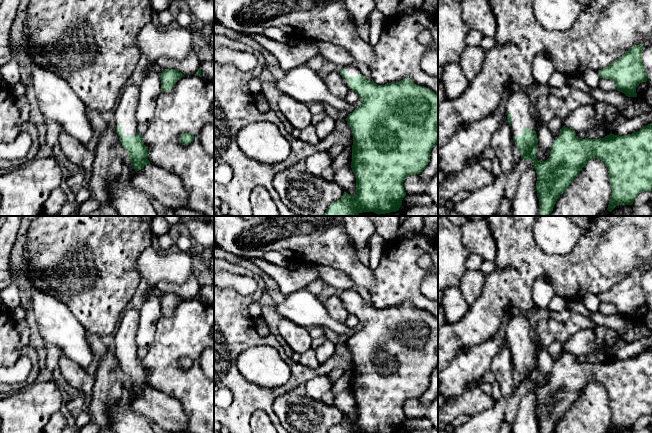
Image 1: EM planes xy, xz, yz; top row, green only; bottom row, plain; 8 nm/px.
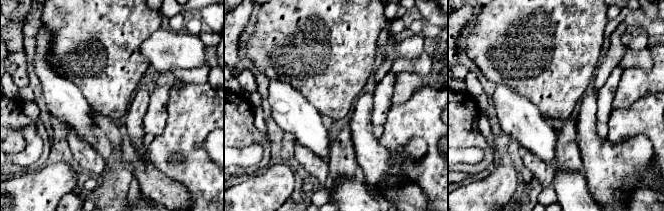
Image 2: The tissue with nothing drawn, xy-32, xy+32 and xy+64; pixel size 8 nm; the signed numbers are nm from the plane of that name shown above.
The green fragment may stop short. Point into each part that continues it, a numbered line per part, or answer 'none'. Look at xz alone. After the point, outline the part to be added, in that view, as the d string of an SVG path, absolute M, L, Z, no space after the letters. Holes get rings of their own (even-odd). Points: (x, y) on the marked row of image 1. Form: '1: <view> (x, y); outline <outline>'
1: xz (350, 70); outline M347 65L343 67L345 69L345 77L343 78L344 83L346 84L347 88L349 90L352 90L352 88L349 86L348 82L346 81L346 78L348 76L356 77L359 74L361 74L360 70L355 67L354 65Z

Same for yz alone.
1: yz (518, 102); outline M510 86L506 101L506 113L511 113L512 136L521 136L522 129L535 131L531 103L525 90Z

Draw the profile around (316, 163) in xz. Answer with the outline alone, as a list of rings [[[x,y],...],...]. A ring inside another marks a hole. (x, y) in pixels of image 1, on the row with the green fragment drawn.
[[[326,151],[312,154],[306,159],[306,171],[314,176],[321,177],[324,170],[330,167],[332,160]]]

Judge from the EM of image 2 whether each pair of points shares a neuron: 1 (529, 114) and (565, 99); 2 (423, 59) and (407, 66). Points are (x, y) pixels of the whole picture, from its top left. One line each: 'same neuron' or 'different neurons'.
1: different neurons
2: same neuron

